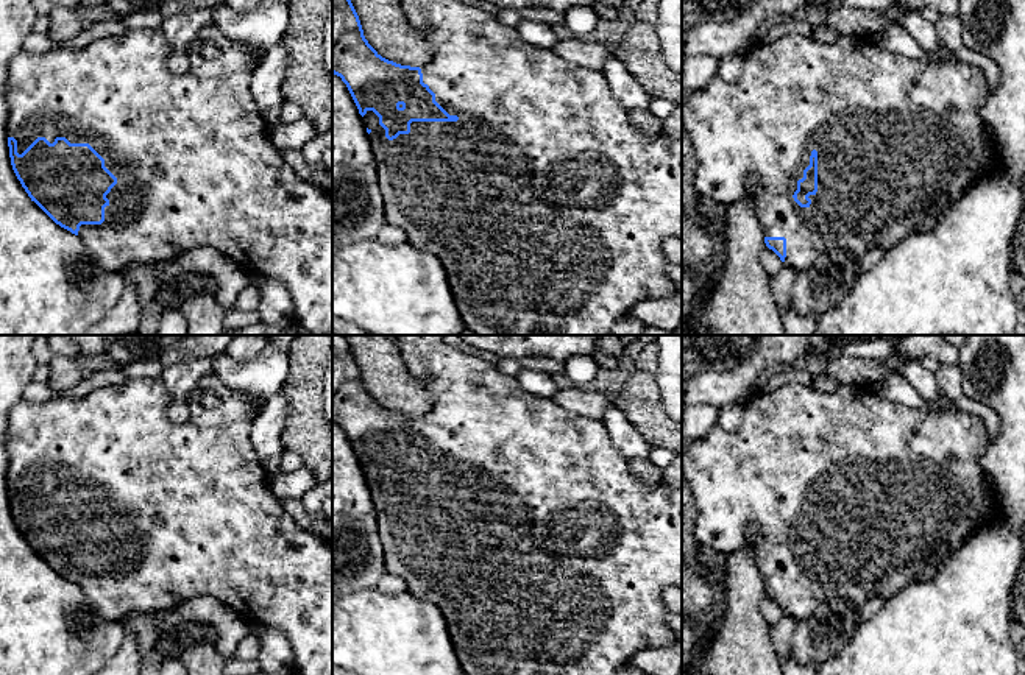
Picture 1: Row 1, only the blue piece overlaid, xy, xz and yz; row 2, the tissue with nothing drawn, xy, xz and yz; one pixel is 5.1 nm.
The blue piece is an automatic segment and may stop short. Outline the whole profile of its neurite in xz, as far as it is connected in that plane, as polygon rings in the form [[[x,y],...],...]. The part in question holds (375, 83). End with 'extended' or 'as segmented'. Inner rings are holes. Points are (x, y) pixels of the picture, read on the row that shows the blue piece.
[[[332,0],[332,73],[340,76],[346,84],[364,125],[368,133],[373,156],[378,168],[378,182],[384,198],[385,223],[406,232],[406,242],[413,248],[434,254],[443,265],[452,296],[456,299],[465,329],[476,335],[613,335],[616,321],[627,315],[629,310],[643,299],[665,298],[677,292],[677,284],[668,276],[666,268],[671,265],[661,254],[661,242],[668,237],[682,237],[682,137],[644,136],[629,120],[629,111],[612,95],[605,75],[598,70],[574,65],[552,50],[532,47],[524,42],[515,27],[504,25],[496,16],[482,11],[477,6],[459,0],[399,0],[401,9],[409,23],[434,47],[432,59],[421,67],[401,65],[382,58],[365,39],[359,16],[351,0]]]; extended

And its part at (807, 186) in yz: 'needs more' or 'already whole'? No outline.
needs more

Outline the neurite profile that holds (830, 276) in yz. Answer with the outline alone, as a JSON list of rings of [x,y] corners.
[[[832,249],[821,253],[807,270],[796,276],[791,302],[800,315],[821,316],[835,307],[860,277],[858,259]]]

